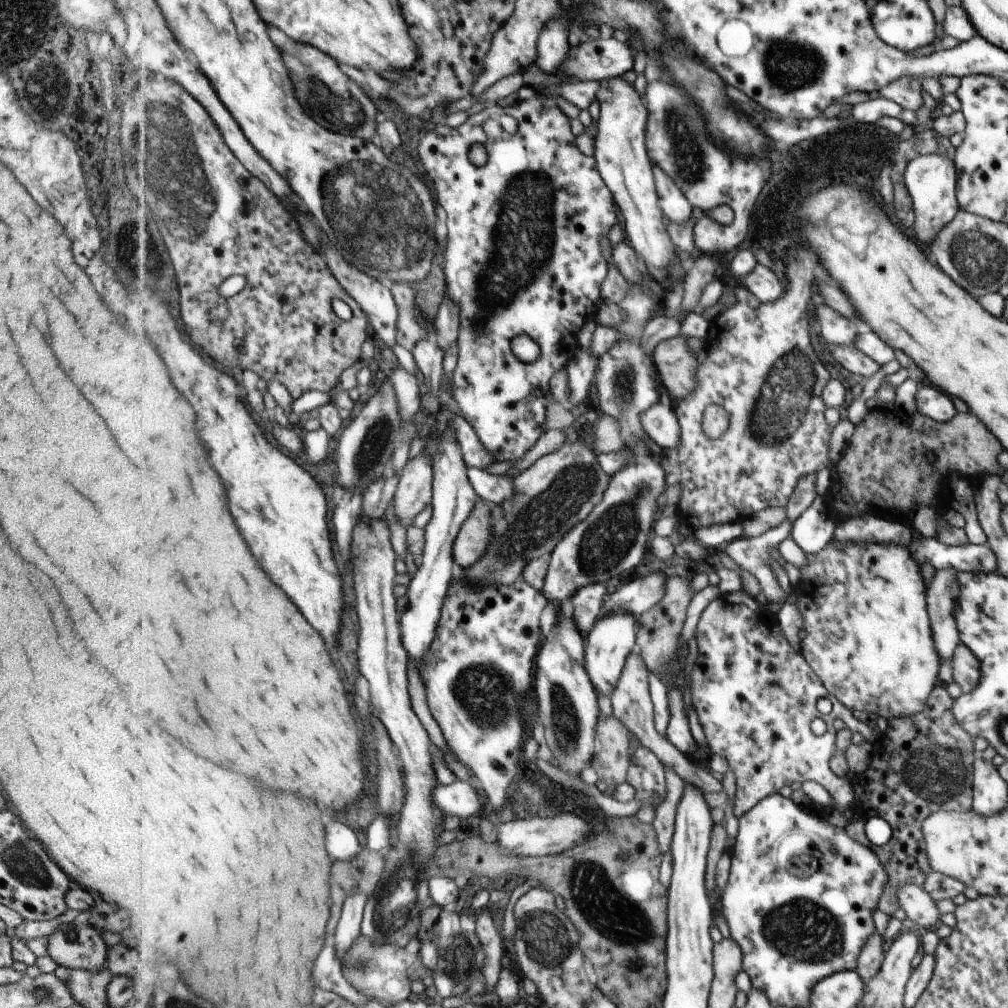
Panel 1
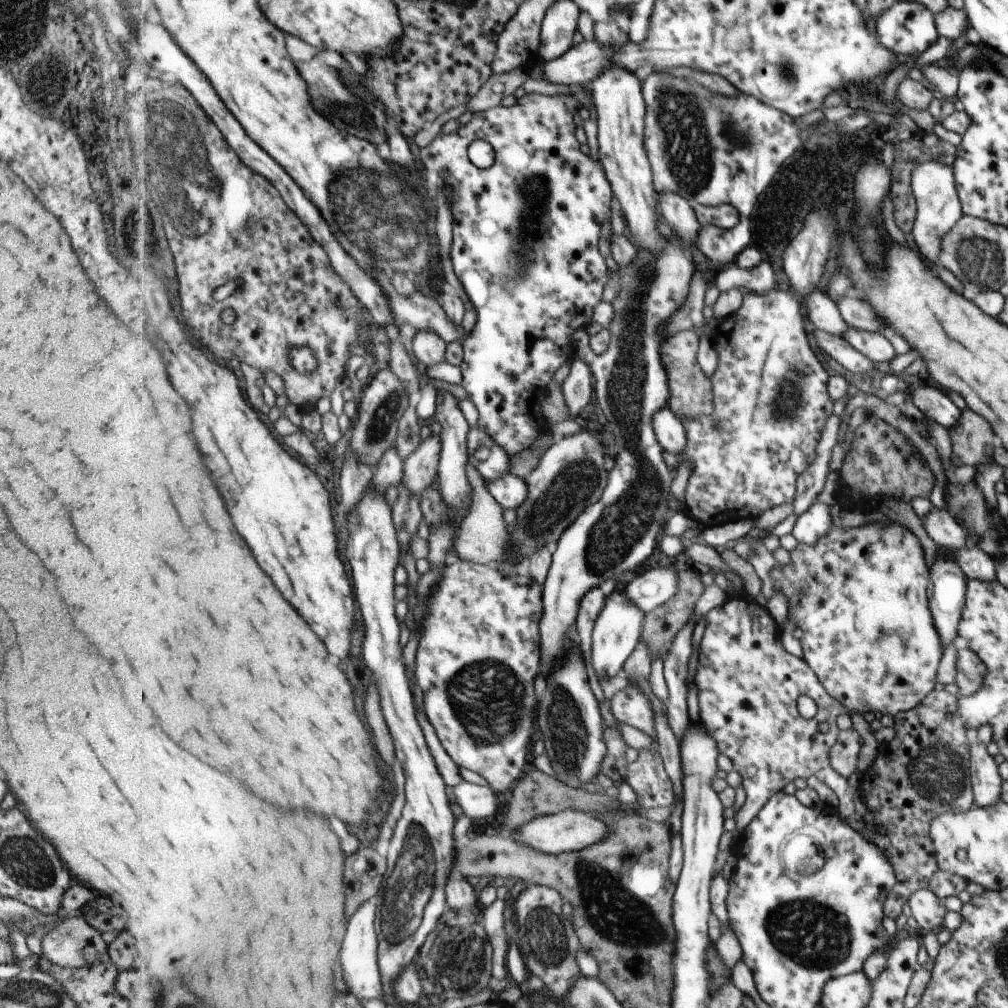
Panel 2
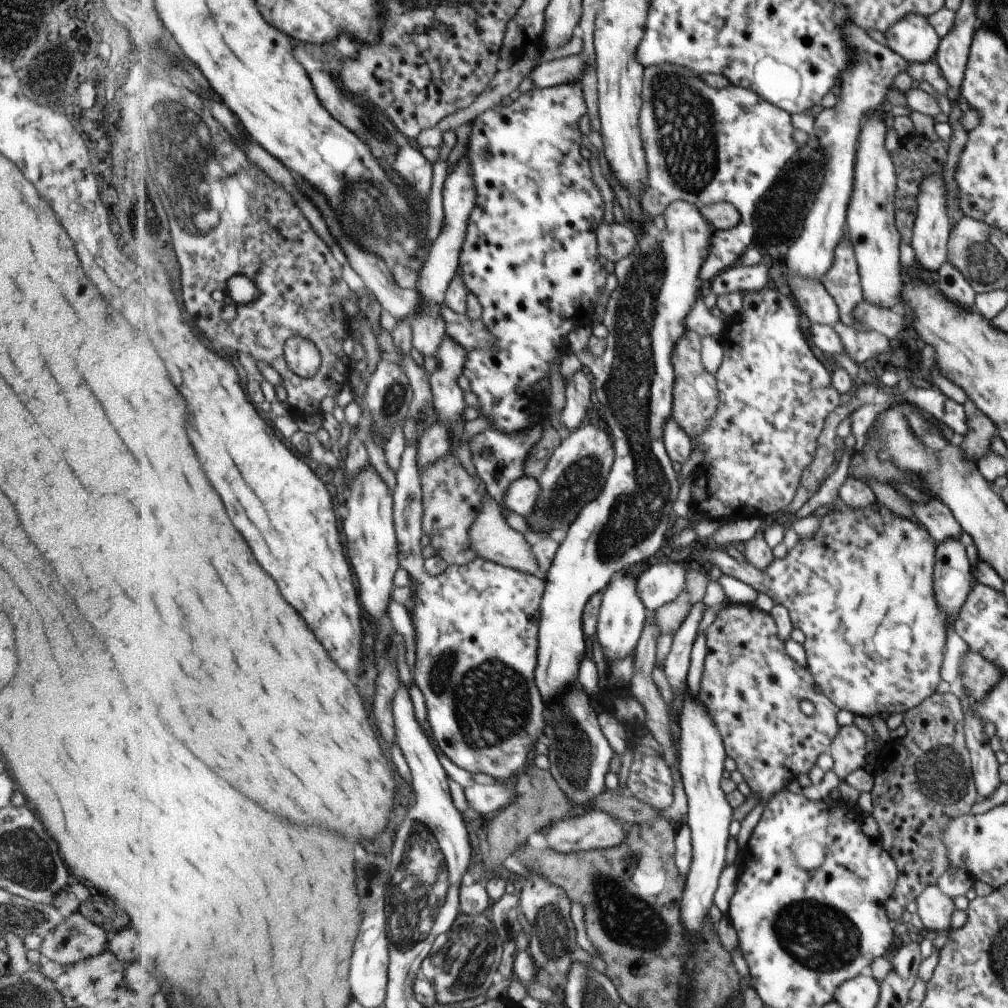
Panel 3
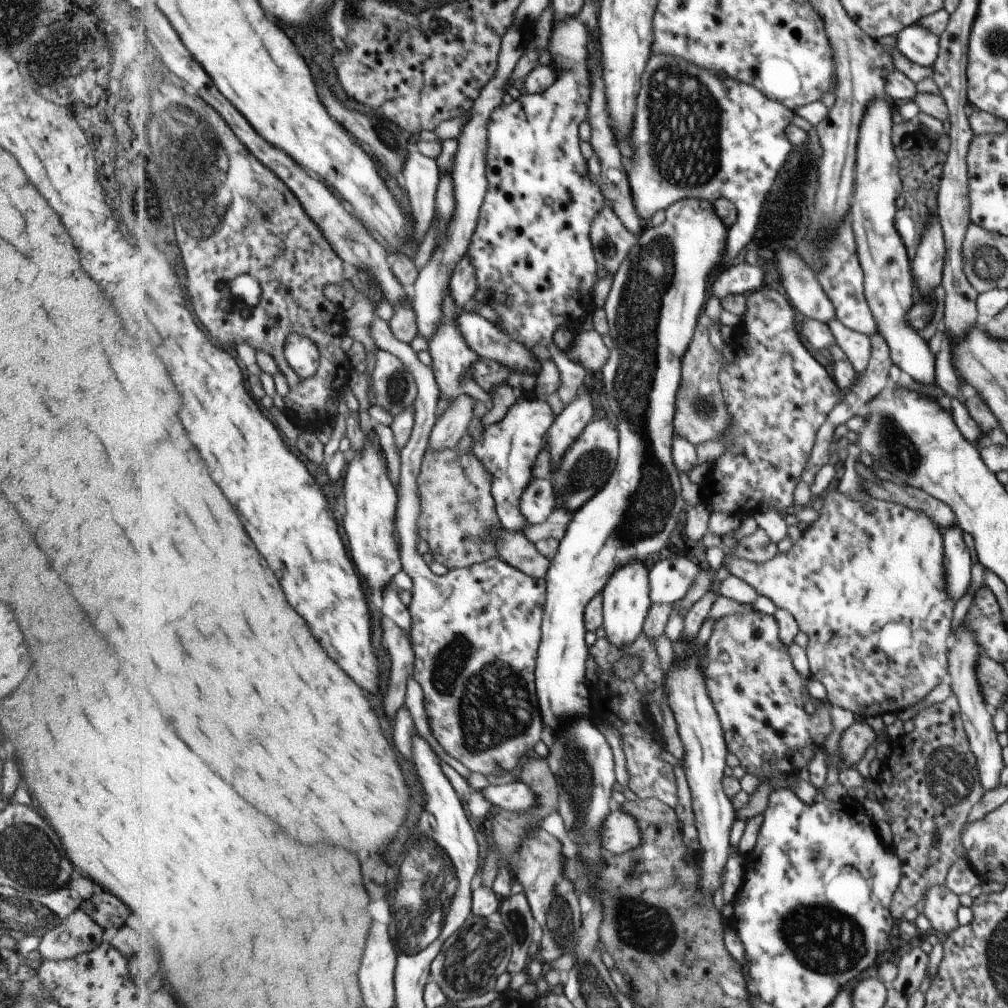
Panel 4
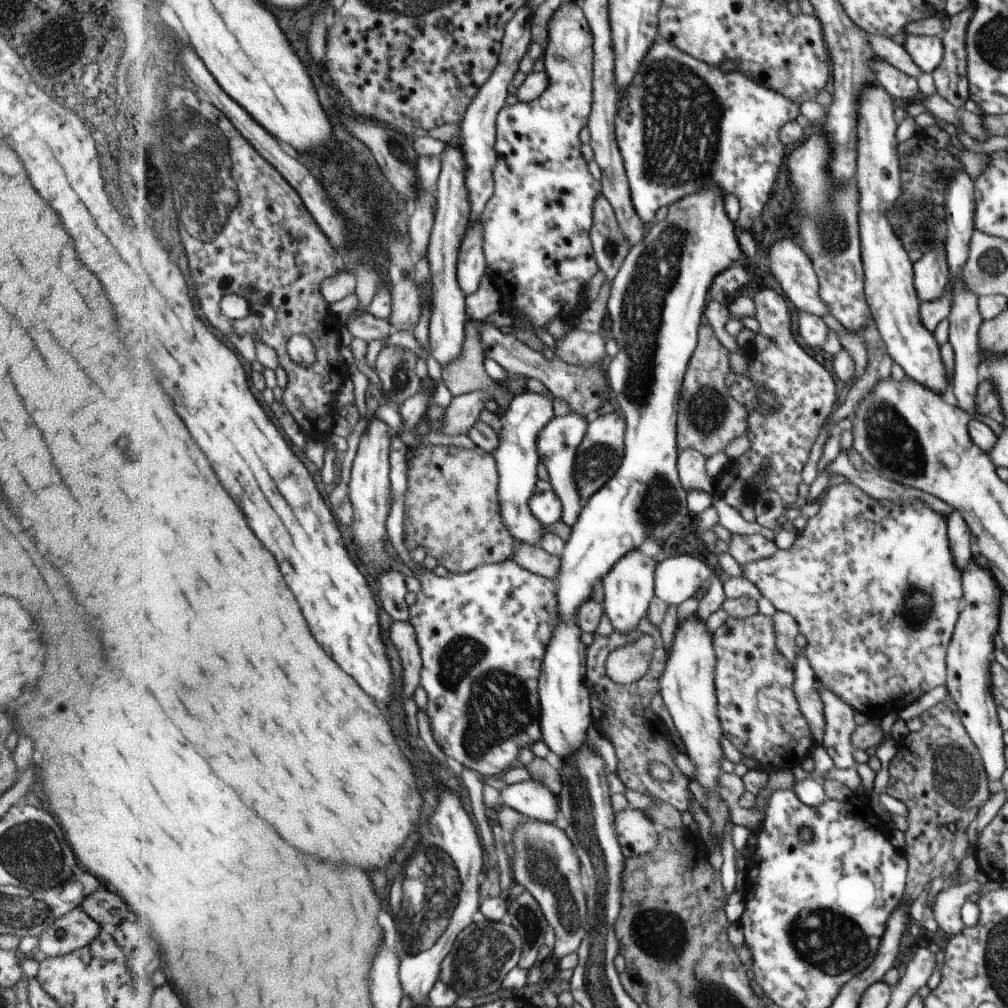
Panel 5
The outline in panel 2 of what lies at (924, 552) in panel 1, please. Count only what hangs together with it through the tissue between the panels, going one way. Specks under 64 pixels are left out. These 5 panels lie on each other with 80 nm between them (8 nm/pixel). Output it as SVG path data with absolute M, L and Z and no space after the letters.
M977 546L970 550L966 550L964 547L954 551L948 550L947 553L943 550L939 551L937 548L936 554L949 557L952 561L955 561L965 573L967 579L985 582L996 580L995 564L992 558L981 552L981 549Z

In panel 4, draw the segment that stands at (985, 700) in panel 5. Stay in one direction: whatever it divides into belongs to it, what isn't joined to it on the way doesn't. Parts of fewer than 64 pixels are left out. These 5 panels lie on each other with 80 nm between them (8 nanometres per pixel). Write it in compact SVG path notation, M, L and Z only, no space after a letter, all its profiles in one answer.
M959 623L956 626L954 638L950 640L947 650L949 688L960 707L960 719L963 723L965 734L968 738L968 746L976 758L977 778L980 778L981 788L993 790L999 786L999 776L1004 762L1001 760L1002 748L997 743L997 732L991 723L992 715L985 710L985 698L982 697L978 678L975 678L975 664L979 656L979 646L974 639L974 634Z

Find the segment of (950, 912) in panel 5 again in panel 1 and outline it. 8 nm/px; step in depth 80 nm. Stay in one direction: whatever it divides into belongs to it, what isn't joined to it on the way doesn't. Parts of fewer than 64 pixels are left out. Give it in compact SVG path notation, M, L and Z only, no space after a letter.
M903 885L897 892L898 905L909 920L915 922L921 931L939 926L939 912L934 900L915 885Z

